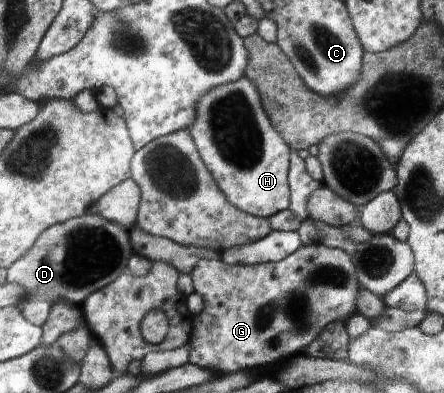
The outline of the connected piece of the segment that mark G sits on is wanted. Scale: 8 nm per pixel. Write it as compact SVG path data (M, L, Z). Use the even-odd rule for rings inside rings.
M321 243L302 244L291 255L285 257L278 262L265 262L262 264L233 264L225 257L219 260L200 259L199 263L191 270L190 273L194 292L199 294L204 301L202 312L195 316L194 326L191 333L191 351L189 354L189 362L198 366L211 368L216 373L233 374L239 370L247 371L255 370L258 367L264 367L271 364L283 364L296 355L302 355L308 345L336 319L345 320L346 317L355 312L356 309L356 291L358 290L358 279L356 278L355 264L351 261L350 255L339 248L332 248Z

